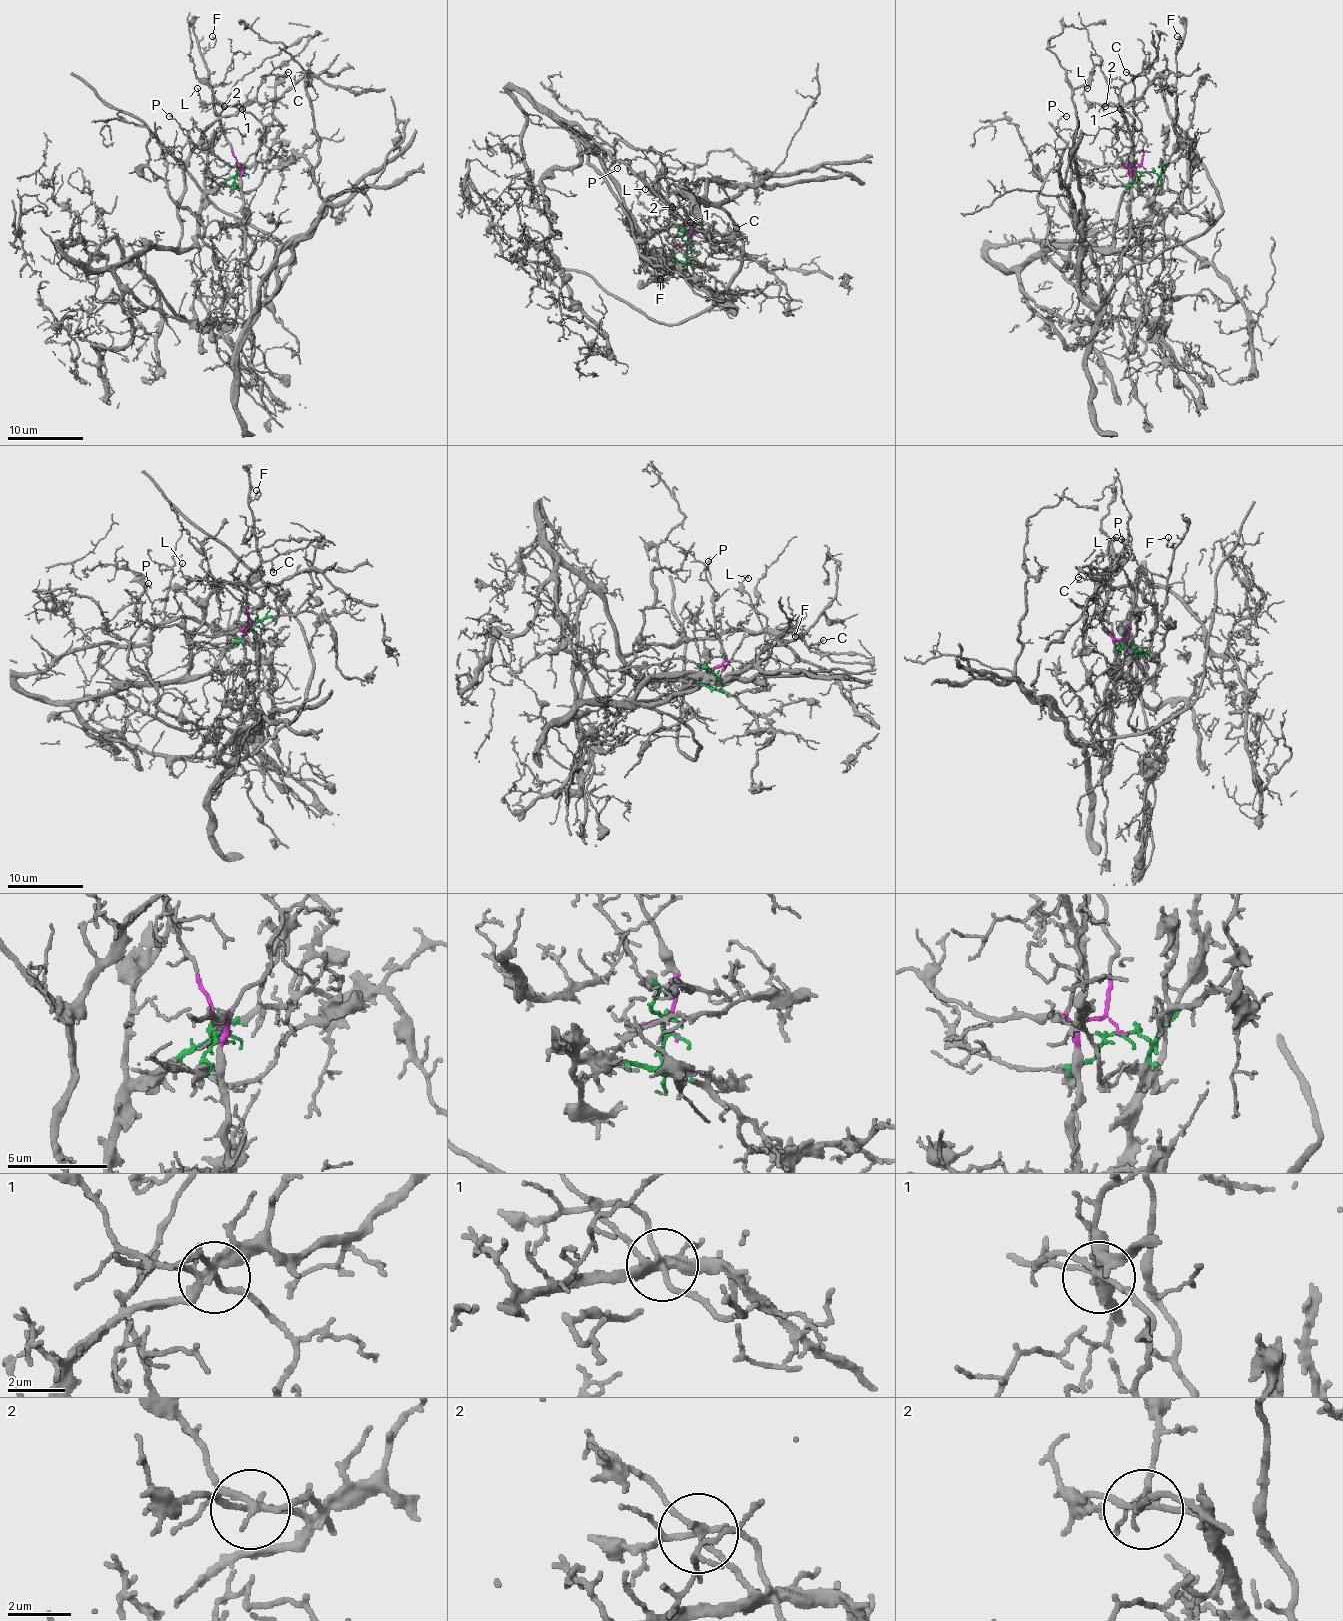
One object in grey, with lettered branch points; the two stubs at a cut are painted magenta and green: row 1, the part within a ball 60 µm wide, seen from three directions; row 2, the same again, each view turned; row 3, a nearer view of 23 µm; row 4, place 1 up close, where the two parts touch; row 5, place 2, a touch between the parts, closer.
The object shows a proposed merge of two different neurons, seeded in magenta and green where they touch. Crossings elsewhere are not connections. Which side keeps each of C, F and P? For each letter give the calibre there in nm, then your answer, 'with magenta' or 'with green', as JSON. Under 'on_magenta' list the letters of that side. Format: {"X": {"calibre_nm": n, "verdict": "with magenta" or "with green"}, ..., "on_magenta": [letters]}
{"C": {"calibre_nm": 130, "verdict": "with green"}, "F": {"calibre_nm": 120, "verdict": "with green"}, "P": {"calibre_nm": 100, "verdict": "with magenta"}, "on_magenta": ["P"]}

